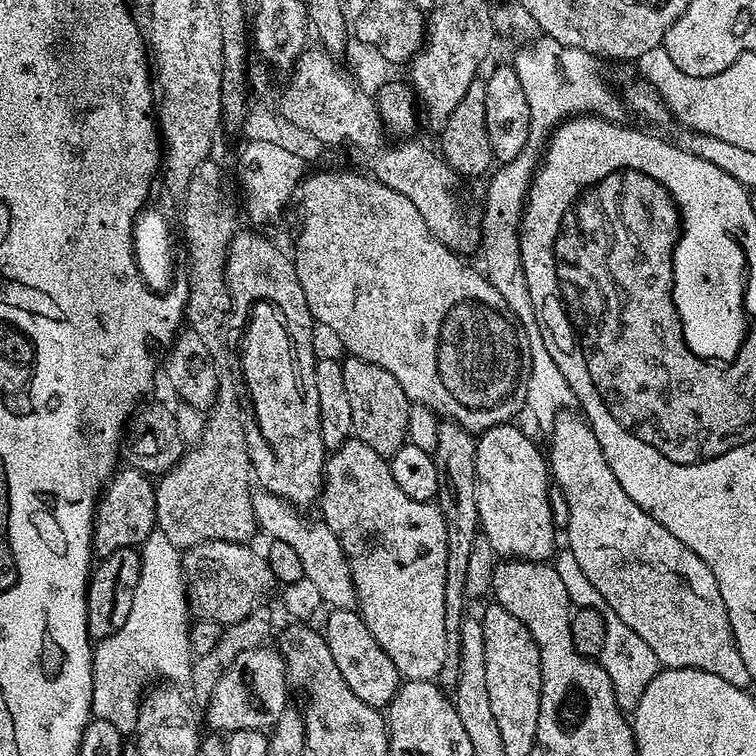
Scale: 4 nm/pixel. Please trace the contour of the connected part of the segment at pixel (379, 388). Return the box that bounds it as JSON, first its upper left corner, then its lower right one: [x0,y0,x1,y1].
[342,358,408,458]

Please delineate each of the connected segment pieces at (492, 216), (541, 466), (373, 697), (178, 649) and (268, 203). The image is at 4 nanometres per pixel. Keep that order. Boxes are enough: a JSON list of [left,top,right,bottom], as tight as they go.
[[482,138,574,430],[476,422,558,562],[322,608,402,709],[92,526,194,734],[238,140,306,228]]

